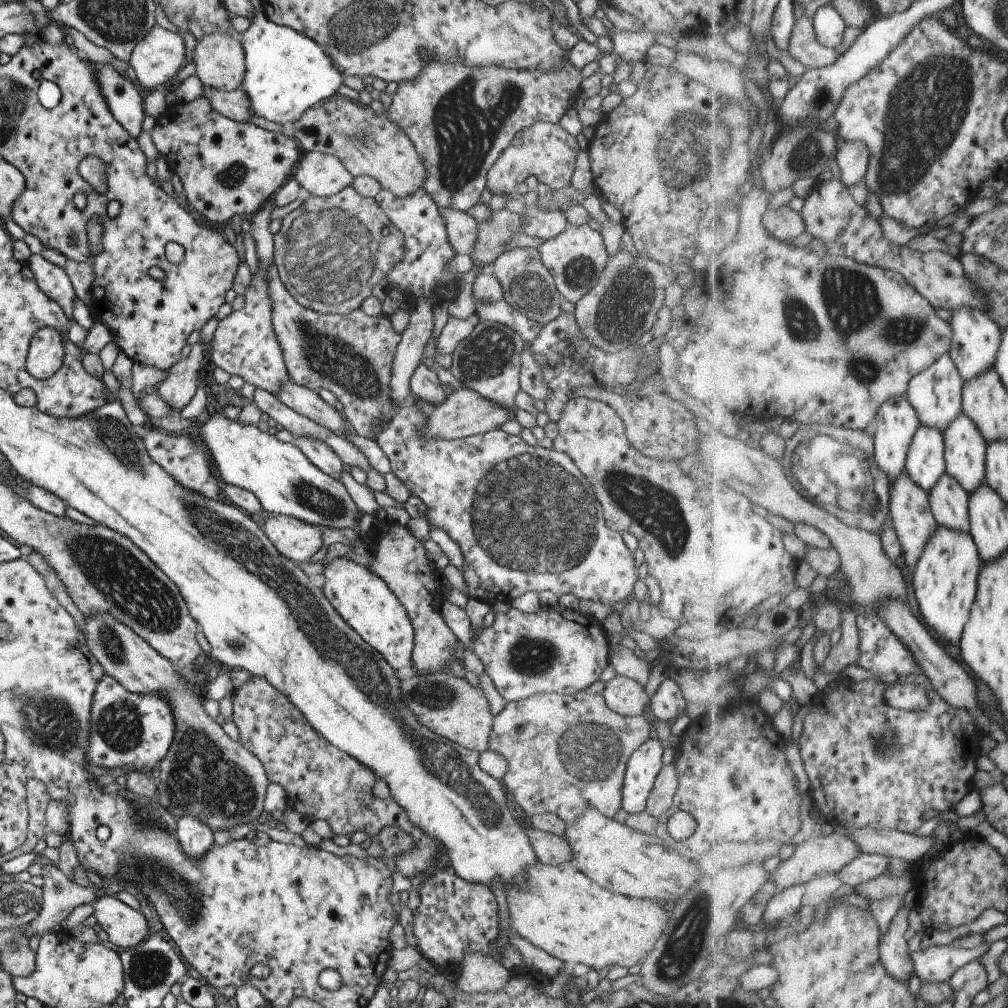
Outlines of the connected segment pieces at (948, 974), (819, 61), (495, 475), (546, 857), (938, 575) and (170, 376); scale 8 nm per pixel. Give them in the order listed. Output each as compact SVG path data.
M983 943L972 949L935 945L926 950L909 951L913 958L915 981L922 985L950 982L957 970L987 954L989 948L989 944Z
M802 15L796 21L788 48L790 56L808 69L818 69L833 64L839 58L835 48L823 46L817 40L813 19Z
M406 401L398 407L386 429L381 431L374 441L387 457L390 472L407 488L409 496L415 496L423 502L426 508L425 517L429 526L432 525L443 530L459 546L464 562L462 568L463 594L467 598L484 600L490 604L497 602L497 600L509 603L513 598L521 596L525 592L539 593L542 590L549 590L556 597L569 593L578 599L609 603L618 607L630 599L633 584L640 580L637 576L637 566L634 566L633 552L627 549L618 532L608 529L604 524L601 506L595 498L592 486L568 456L553 449L544 449L539 444L531 446L519 435L511 436L498 428L489 430L485 434L467 436L467 438L451 440L439 440L439 438L433 440L431 438L431 440L425 440L425 438L421 438L419 428L427 422L427 415L428 411L417 408L414 403Z
M533 827L525 829L525 834L529 846L533 848L536 861L545 866L559 866L564 862L571 862L571 848L564 838L535 830Z
M937 526L923 556L913 572L913 586L924 621L947 642L959 644L965 626L971 618L971 608L977 598L977 580L983 566L976 541L969 532L957 532Z
M202 343L192 344L189 353L181 357L168 368L165 380L156 386L156 393L161 396L163 402L169 404L173 413L180 410L191 400L195 392L197 373L203 367Z

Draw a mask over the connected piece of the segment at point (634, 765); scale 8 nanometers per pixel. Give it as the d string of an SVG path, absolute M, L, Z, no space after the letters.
M650 736L627 759L622 785L621 810L632 815L644 810L653 781L662 767L661 742Z

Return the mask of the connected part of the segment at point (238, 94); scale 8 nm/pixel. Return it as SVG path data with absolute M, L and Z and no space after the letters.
M204 87L202 94L205 96L205 100L209 102L209 106L221 116L230 118L235 122L244 123L247 123L247 120L253 117L253 112L249 108L249 100L247 100L247 96L245 96L241 87L231 90L231 92Z

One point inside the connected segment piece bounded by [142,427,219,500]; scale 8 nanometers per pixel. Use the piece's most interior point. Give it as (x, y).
(177, 453)

